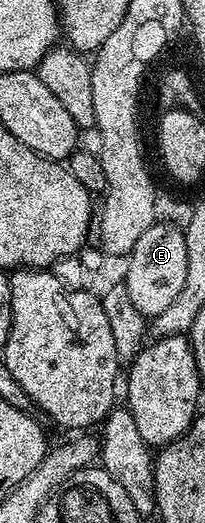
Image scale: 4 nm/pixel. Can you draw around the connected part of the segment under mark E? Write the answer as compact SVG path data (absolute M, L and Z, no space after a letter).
M156 221L142 233L128 255L124 283L132 305L145 318L153 318L170 308L185 286L186 240L184 230L176 225Z

